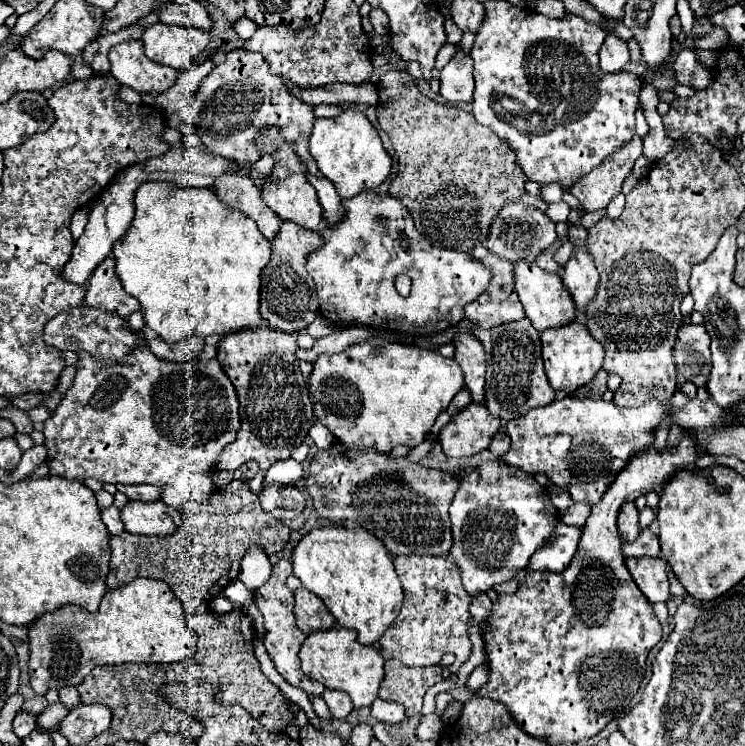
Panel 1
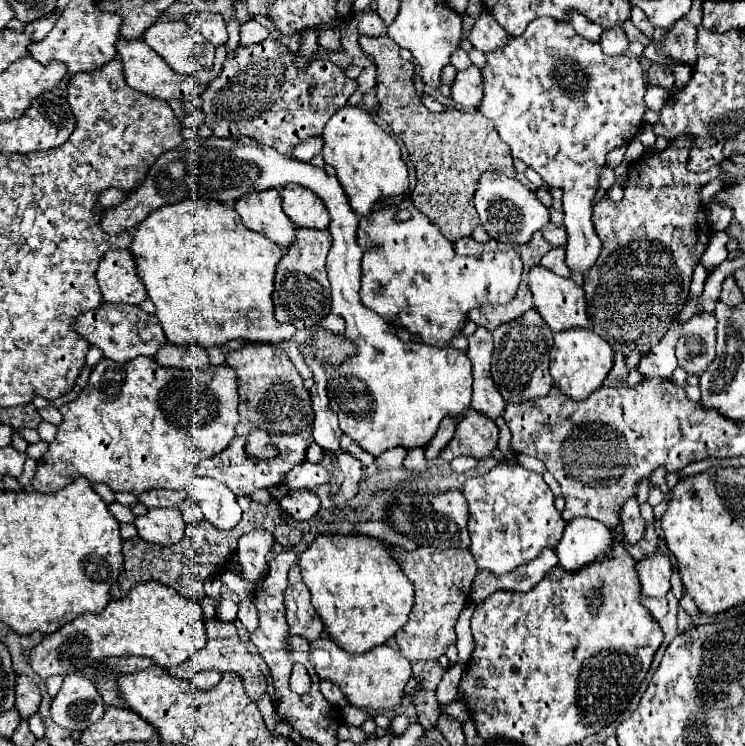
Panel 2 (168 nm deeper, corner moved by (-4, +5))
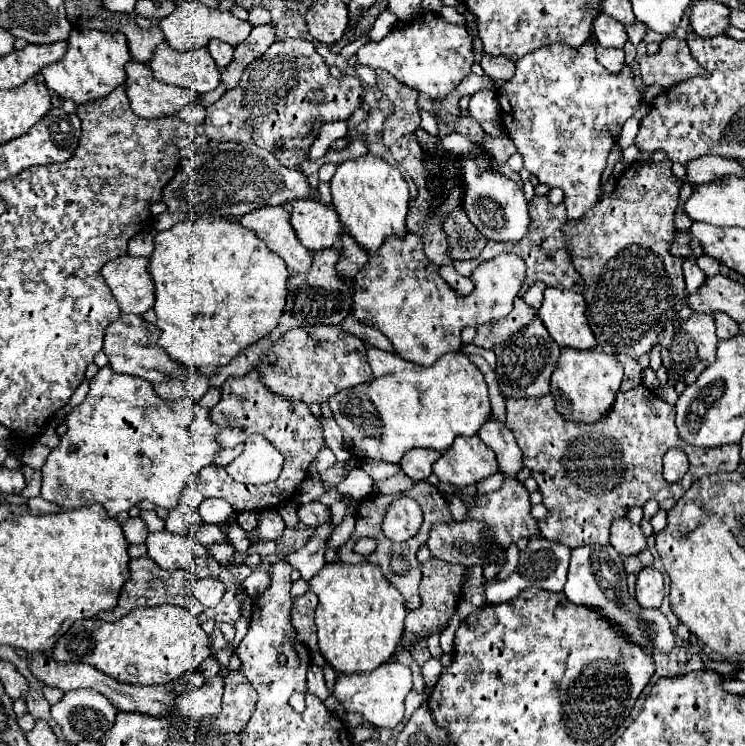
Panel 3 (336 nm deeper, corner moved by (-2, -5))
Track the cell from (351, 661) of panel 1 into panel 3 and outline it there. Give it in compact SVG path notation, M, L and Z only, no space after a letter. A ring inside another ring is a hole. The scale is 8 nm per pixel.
M389 660L373 672L339 674L333 696L343 702L347 712L361 714L375 728L395 728L403 720L403 700L411 692L411 670L397 660Z

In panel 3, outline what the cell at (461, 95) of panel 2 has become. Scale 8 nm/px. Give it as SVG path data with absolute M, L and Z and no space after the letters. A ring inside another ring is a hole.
M477 92L471 96L469 102L469 112L471 116L481 122L481 120L495 120L499 116L499 100L493 96L493 92Z

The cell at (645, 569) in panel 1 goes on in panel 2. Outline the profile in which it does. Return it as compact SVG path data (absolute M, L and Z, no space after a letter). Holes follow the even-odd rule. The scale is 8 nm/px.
M651 554L635 564L643 596L661 598L671 590L671 562L665 554Z

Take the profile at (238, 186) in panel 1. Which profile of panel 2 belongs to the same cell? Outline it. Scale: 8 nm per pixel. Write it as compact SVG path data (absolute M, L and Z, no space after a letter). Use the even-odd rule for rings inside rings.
M277 188L251 190L243 194L239 202L233 204L233 208L247 228L263 232L275 244L287 248L293 242L293 226L291 220L283 214Z

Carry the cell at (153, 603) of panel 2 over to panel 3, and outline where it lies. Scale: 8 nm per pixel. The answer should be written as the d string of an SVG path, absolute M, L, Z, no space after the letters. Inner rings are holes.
M151 606L137 608L117 622L103 622L97 618L77 620L65 632L55 650L57 662L85 662L99 672L125 684L155 686L169 684L195 672L205 658L211 656L207 646L209 636L201 630L199 620L181 606Z

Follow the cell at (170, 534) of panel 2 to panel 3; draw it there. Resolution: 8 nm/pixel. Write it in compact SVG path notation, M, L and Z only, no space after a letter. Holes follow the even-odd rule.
M167 530L147 536L149 558L163 570L191 570L197 578L218 578L222 567L215 560L207 560L209 550L195 536L179 536Z

